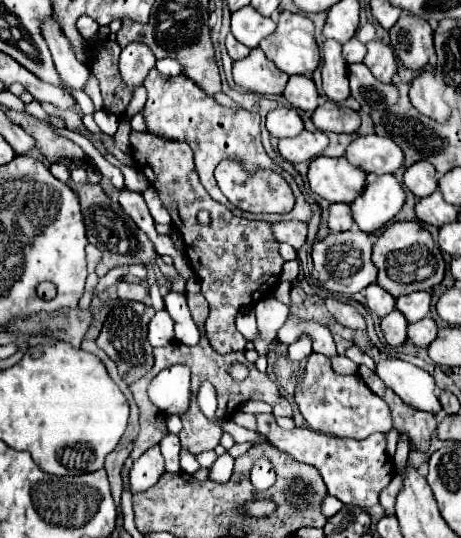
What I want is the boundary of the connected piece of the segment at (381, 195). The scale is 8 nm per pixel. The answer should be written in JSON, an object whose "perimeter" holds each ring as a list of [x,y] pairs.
{"perimeter":[[[368,174],[362,194],[350,204],[352,218],[362,232],[376,232],[394,220],[404,198],[404,188],[392,174]]]}

